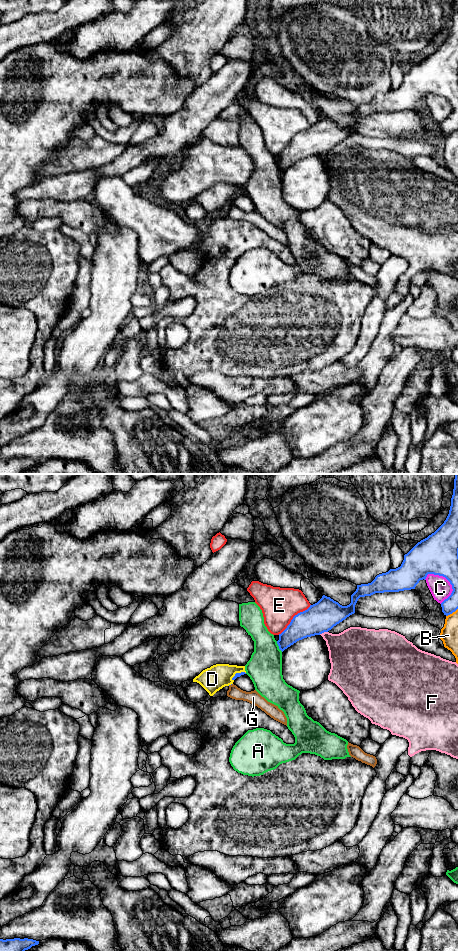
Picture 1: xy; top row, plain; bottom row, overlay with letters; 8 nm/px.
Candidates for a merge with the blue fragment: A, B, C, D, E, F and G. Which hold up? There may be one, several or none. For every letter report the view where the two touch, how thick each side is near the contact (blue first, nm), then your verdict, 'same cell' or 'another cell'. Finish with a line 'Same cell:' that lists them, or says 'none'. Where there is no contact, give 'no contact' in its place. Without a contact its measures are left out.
A: xy | 200/280 nm | another cell
B: xy | 120/140 nm | another cell
C: xy | 320/170 nm | another cell
D: xy | 30/200 nm | another cell
E: xy | 240/280 nm | another cell
F: xy | 240/320 nm | another cell
G: no contact | another cell
Same cell: none

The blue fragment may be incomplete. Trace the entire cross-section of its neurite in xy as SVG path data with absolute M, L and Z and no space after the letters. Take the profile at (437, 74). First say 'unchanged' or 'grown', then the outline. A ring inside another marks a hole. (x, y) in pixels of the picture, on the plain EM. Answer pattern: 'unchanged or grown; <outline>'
unchanged; M454 0L453 15L449 34L444 43L427 58L418 62L407 74L400 87L379 94L368 104L357 105L351 115L351 123L342 126L325 115L315 124L293 137L287 148L279 154L277 164L283 172L299 160L328 152L334 146L355 133L355 125L360 117L371 116L375 113L399 112L415 109L420 100L425 100L428 94L445 97L452 105L451 115L441 123L442 132L448 136L458 129L458 0Z

